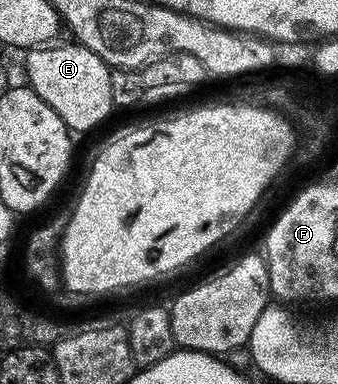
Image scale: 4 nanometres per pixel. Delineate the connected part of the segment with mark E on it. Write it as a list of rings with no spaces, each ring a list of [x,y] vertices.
[[[50,43],[24,54],[23,77],[30,89],[63,119],[70,131],[85,133],[101,125],[115,109],[111,95],[111,69],[85,45]]]

